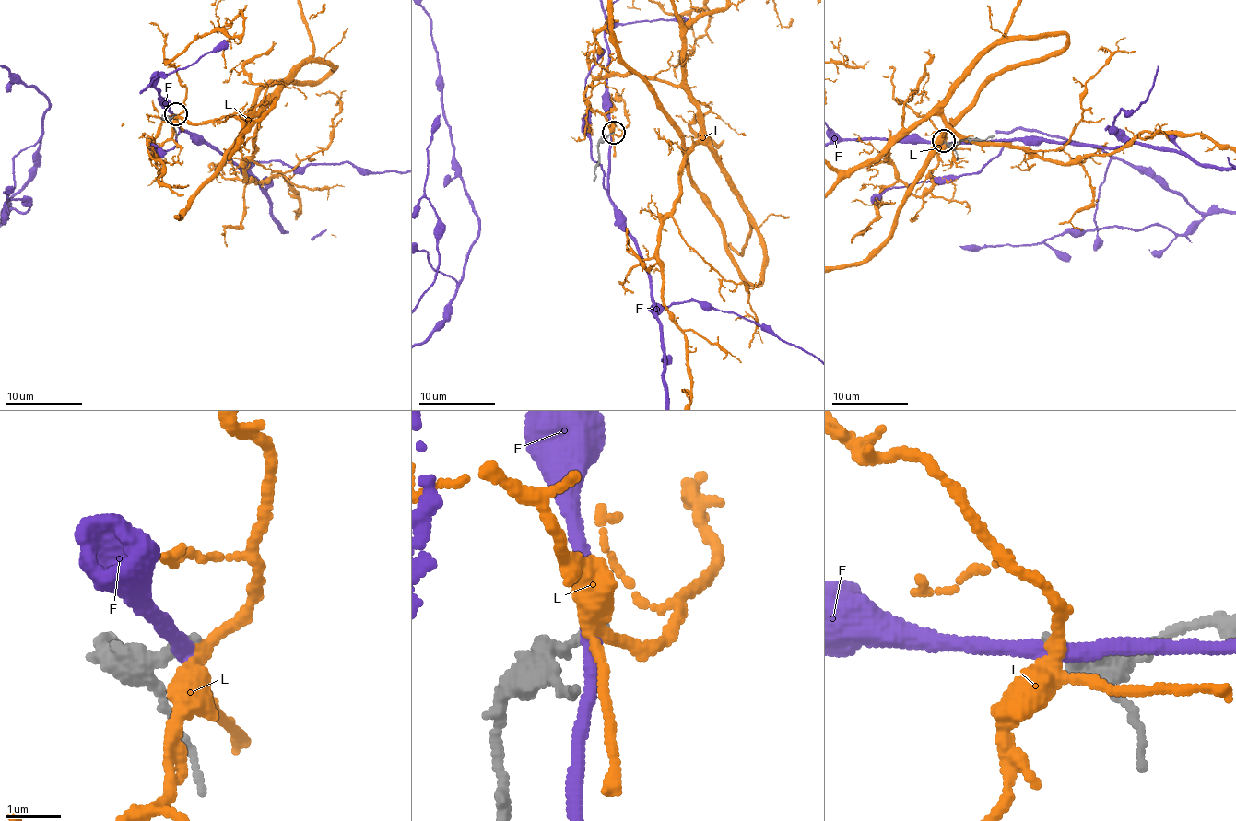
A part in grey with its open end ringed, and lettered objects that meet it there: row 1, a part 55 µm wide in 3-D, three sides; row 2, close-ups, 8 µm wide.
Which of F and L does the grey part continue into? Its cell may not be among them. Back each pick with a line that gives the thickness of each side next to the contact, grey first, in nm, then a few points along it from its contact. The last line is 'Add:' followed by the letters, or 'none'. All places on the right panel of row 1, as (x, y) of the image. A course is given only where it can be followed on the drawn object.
Add: none

